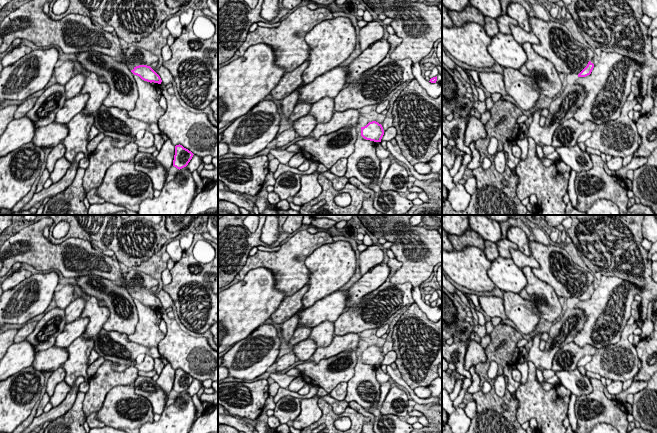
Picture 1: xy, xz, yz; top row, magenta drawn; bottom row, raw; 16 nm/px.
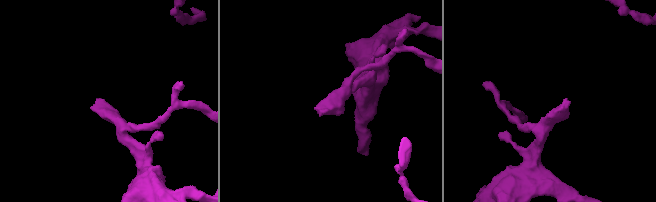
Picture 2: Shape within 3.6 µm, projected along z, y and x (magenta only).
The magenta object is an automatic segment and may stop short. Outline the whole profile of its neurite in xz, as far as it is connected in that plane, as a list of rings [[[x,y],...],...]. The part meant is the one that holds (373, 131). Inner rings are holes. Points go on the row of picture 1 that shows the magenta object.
[[[376,121],[369,122],[366,126],[361,127],[361,136],[366,140],[381,142],[383,135],[383,127]]]

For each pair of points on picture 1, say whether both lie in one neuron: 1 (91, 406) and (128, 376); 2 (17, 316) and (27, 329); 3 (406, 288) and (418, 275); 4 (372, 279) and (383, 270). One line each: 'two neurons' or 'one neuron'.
1: one neuron
2: two neurons
3: two neurons
4: one neuron

